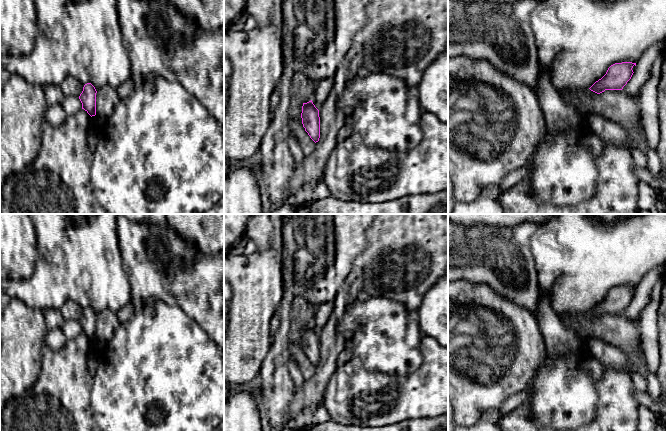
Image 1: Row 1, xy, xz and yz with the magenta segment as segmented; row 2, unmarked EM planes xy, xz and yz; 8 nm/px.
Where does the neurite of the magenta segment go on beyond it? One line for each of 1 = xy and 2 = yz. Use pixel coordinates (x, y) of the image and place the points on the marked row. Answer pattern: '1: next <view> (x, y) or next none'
1: next none
2: next none

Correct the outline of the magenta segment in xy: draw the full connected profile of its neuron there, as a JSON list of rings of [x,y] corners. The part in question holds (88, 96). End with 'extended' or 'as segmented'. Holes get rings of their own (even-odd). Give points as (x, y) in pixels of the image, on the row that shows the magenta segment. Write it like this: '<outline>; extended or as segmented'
[[[87,83],[83,87],[83,91],[79,96],[84,109],[91,117],[96,115],[96,89],[91,83]]]; as segmented

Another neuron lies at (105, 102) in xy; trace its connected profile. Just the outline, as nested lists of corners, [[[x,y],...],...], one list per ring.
[[[103,87],[96,91],[96,116],[105,118],[112,113],[116,101],[109,88]]]

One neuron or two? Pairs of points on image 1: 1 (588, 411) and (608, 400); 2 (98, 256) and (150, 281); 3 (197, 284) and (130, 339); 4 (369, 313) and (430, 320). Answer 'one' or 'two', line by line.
1: two
2: two
3: two
4: two

